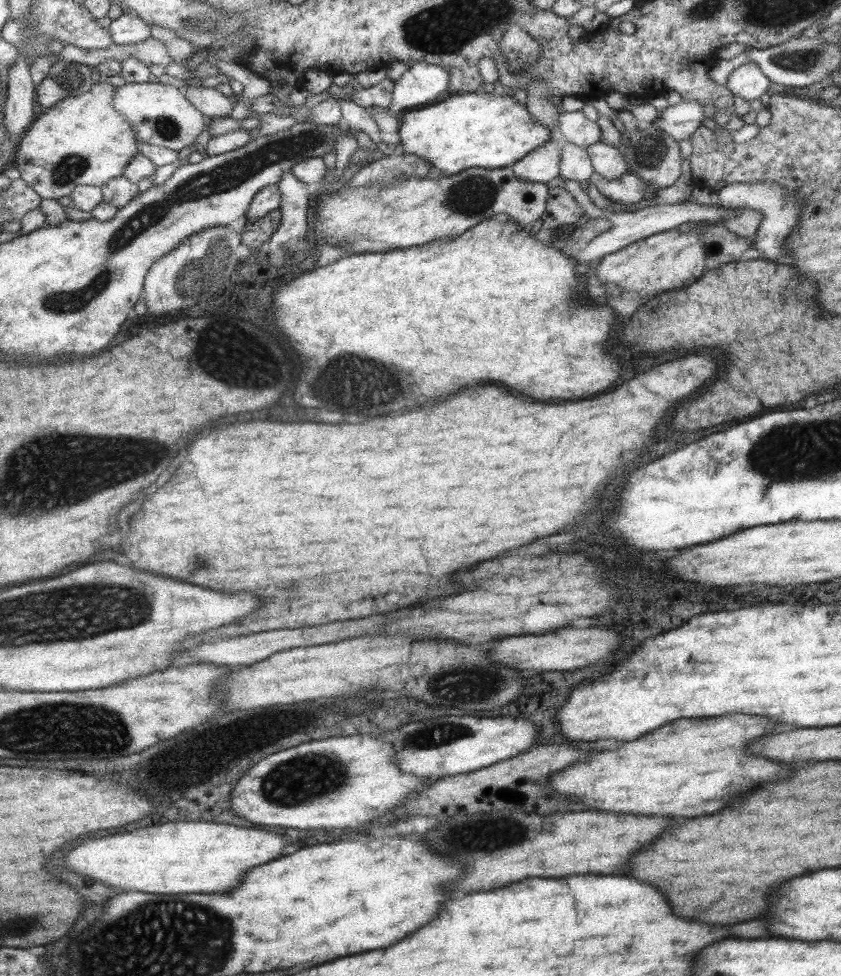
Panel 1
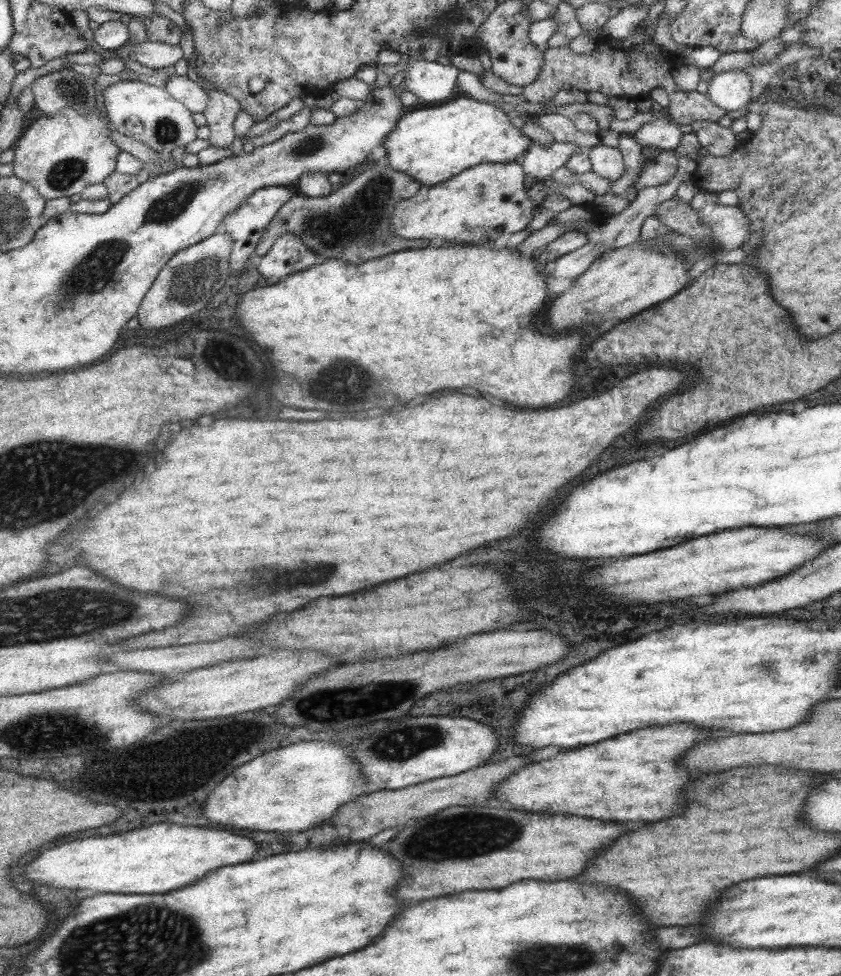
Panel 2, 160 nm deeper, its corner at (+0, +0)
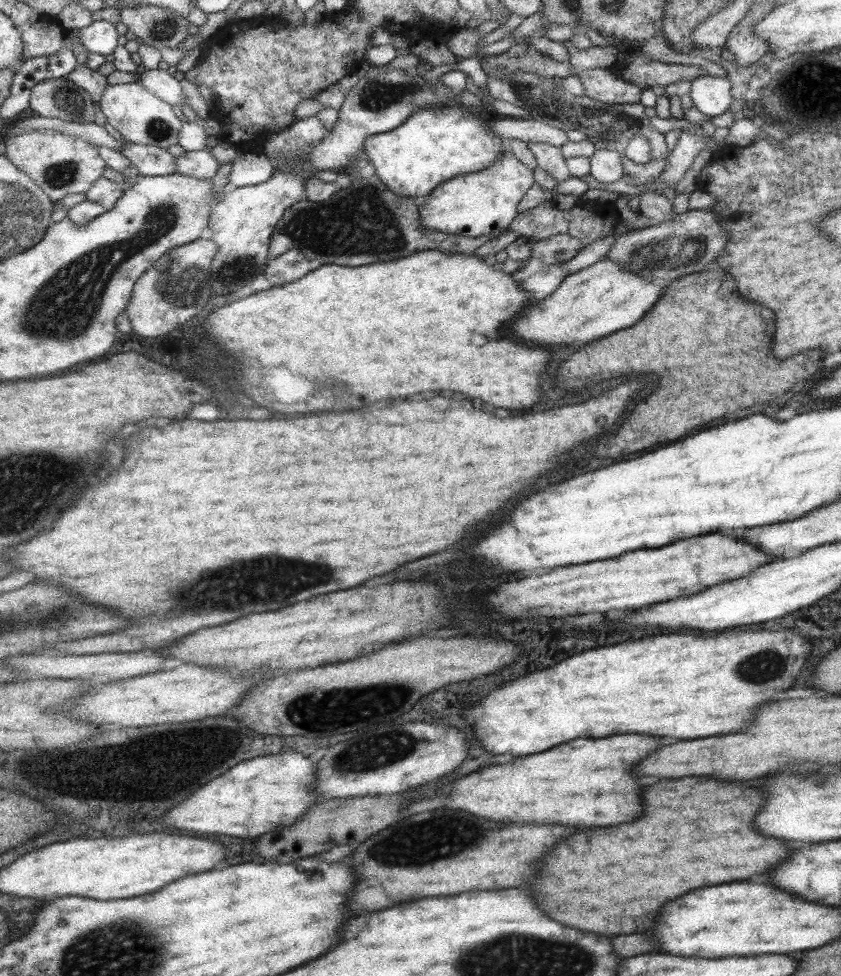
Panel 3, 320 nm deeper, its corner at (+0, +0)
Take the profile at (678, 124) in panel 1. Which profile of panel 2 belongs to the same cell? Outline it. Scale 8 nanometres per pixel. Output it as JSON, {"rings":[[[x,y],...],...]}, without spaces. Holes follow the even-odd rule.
{"rings":[[[668,114],[656,115],[651,122],[643,123],[631,136],[641,146],[659,150],[673,150],[682,133],[679,124],[672,122]]]}

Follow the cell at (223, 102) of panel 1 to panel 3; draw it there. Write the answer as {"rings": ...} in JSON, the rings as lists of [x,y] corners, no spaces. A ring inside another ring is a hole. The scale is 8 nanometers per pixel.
{"rings":[[[141,69],[135,74],[139,75],[137,80],[139,84],[142,84],[155,96],[161,97],[165,102],[172,106],[185,104],[183,103],[183,88],[181,88],[180,80],[177,80],[173,70]]]}

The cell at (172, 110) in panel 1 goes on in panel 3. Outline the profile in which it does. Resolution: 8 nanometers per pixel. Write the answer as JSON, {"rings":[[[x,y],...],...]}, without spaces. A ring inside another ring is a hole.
{"rings":[[[136,80],[134,83],[106,85],[100,98],[100,108],[107,121],[127,141],[138,145],[151,145],[159,148],[169,148],[171,144],[178,144],[179,131],[182,121],[173,112],[172,104],[161,97],[149,92]]]}

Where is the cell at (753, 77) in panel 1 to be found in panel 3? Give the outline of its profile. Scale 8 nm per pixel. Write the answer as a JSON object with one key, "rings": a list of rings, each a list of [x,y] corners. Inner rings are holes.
{"rings":[[[695,77],[690,81],[689,98],[695,110],[703,116],[721,116],[726,111],[729,101],[729,81],[724,77]]]}

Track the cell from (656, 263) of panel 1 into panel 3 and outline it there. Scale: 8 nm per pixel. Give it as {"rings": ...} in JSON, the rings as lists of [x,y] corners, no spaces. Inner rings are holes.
{"rings":[[[601,258],[591,266],[567,275],[549,296],[532,303],[527,312],[517,318],[517,324],[513,324],[513,336],[522,343],[539,346],[589,343],[631,327],[660,298],[663,289],[632,272],[625,272],[616,262]]]}

